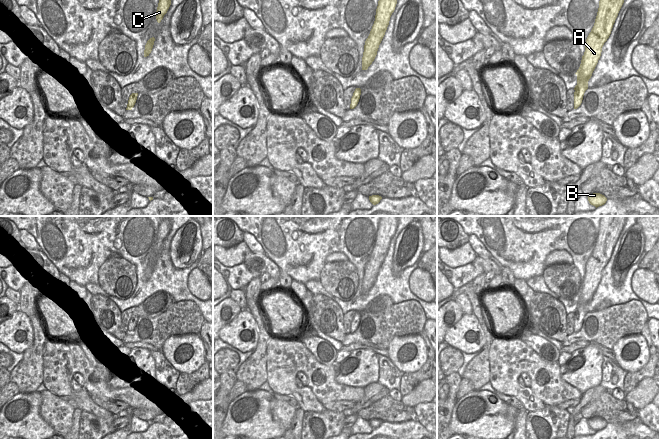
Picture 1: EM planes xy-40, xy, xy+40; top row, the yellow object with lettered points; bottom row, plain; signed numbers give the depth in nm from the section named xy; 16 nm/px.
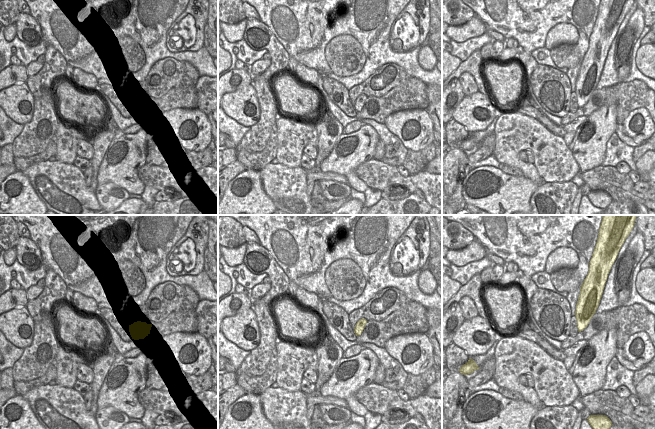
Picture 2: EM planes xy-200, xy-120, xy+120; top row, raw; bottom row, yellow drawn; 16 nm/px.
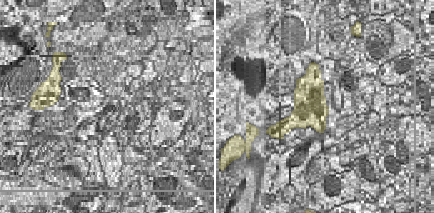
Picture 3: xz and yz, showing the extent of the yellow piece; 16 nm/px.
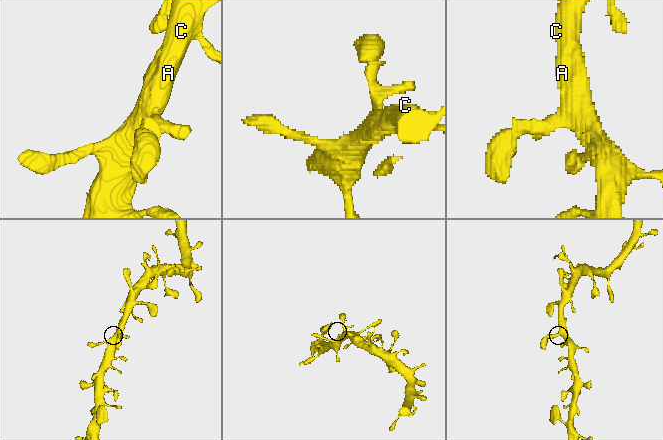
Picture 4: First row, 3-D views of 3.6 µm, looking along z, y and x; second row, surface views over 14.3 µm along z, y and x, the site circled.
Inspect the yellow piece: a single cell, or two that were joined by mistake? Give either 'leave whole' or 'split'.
leave whole

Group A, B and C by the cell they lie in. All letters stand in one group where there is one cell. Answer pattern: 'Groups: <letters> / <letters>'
Groups: A B C

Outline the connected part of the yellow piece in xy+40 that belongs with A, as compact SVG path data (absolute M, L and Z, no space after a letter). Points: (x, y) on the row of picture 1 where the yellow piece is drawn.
M600 0L594 26L586 39L585 52L577 72L574 109L577 109L588 89L588 81L600 59L602 47L609 38L624 0Z

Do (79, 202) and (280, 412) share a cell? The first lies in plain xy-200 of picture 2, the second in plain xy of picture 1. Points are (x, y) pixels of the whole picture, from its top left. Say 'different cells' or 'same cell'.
same cell

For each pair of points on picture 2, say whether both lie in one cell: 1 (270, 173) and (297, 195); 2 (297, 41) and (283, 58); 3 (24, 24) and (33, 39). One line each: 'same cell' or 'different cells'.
1: same cell
2: different cells
3: same cell

